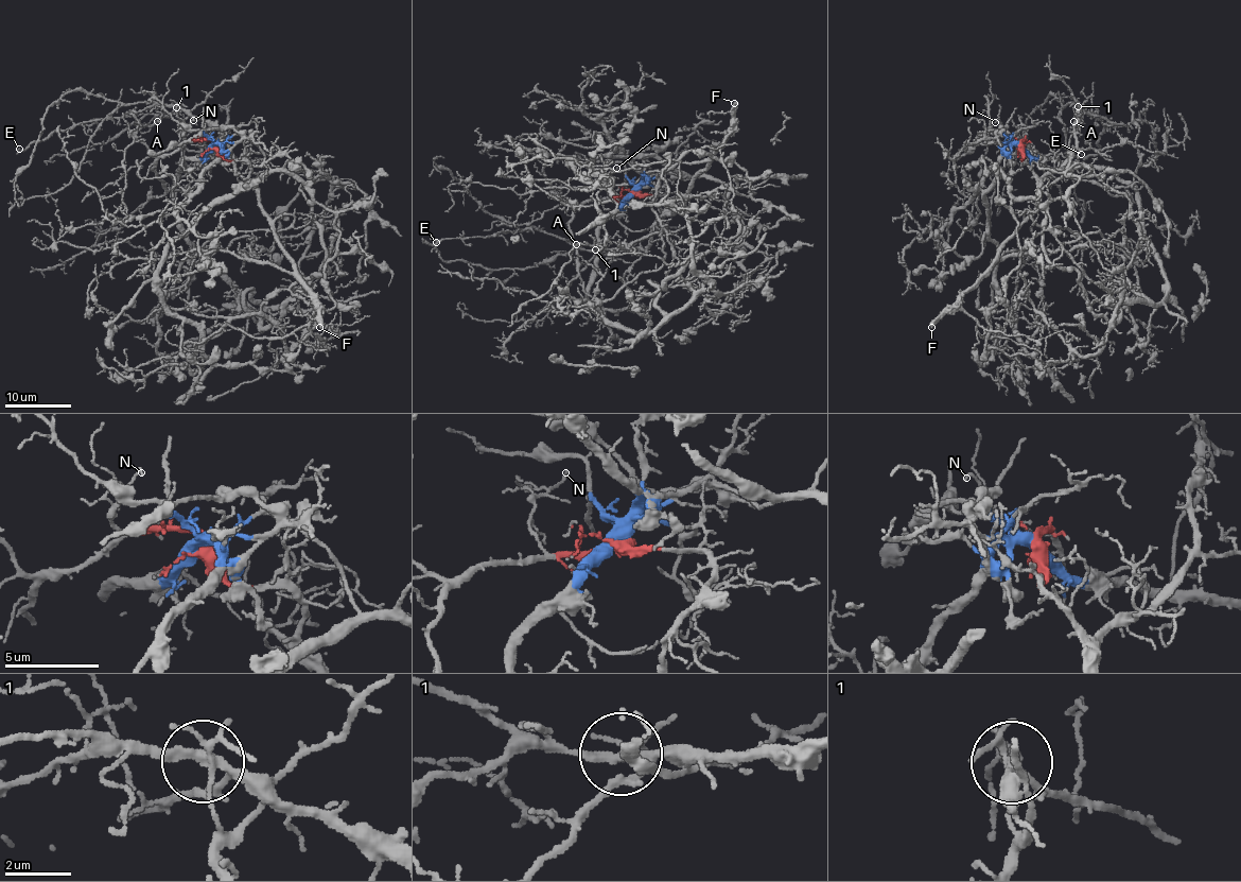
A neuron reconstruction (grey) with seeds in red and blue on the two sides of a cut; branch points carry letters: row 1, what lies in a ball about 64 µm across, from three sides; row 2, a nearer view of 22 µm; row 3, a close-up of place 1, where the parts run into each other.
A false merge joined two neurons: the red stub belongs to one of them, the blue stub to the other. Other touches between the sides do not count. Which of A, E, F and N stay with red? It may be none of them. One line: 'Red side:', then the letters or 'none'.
Red side: A, E, F, N

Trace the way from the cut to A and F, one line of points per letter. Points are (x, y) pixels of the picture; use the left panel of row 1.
A: (215, 144), (225, 159), (244, 159), (249, 175), (236, 171), (221, 132), (177, 106), (162, 105), (157, 121)
F: (215, 144), (225, 159), (244, 159), (249, 165), (260, 208), (292, 265), (294, 276), (316, 307), (320, 328)

